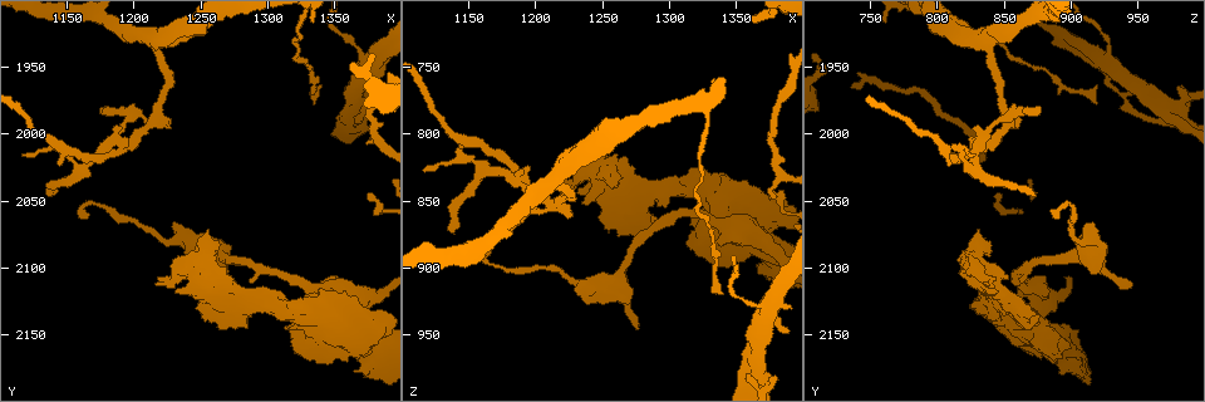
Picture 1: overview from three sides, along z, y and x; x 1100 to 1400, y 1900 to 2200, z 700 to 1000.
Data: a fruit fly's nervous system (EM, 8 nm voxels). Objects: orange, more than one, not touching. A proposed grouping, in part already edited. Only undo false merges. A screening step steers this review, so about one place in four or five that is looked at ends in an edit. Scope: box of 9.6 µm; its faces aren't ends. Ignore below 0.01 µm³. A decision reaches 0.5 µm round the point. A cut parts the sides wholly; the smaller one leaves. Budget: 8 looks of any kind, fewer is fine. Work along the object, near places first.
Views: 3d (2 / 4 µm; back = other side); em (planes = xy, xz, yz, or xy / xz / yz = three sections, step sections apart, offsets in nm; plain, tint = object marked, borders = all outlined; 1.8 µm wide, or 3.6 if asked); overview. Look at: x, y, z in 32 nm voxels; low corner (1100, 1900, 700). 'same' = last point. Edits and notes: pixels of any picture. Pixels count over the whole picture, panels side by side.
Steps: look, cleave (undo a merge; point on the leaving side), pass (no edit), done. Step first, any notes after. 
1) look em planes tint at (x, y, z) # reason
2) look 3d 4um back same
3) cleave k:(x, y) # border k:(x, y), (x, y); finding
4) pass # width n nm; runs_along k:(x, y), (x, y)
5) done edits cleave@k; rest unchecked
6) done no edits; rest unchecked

look em 3.6um planes plain at (1364, 1986, 976) # two arms at a narrow angle

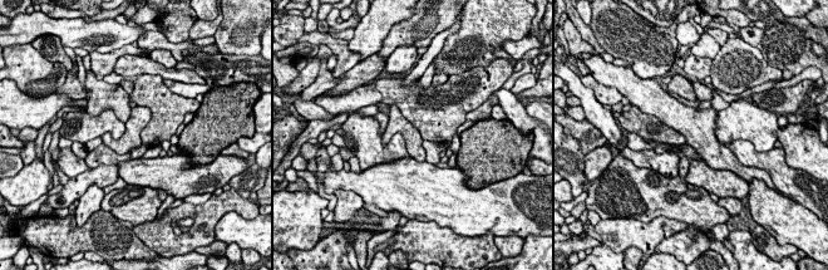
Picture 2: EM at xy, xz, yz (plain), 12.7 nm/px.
look em 3.6um planes tint same # with the object marked

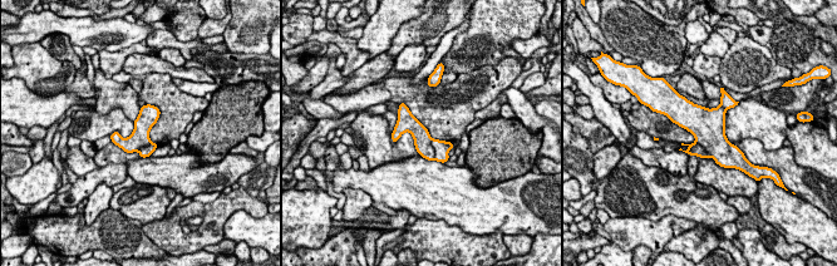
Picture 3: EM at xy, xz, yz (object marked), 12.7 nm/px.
cleave 3:(441, 147) # width 280 nm; border 3:(432, 138), (434, 159); two neurons meet here

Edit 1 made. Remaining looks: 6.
look overview # see it whole again

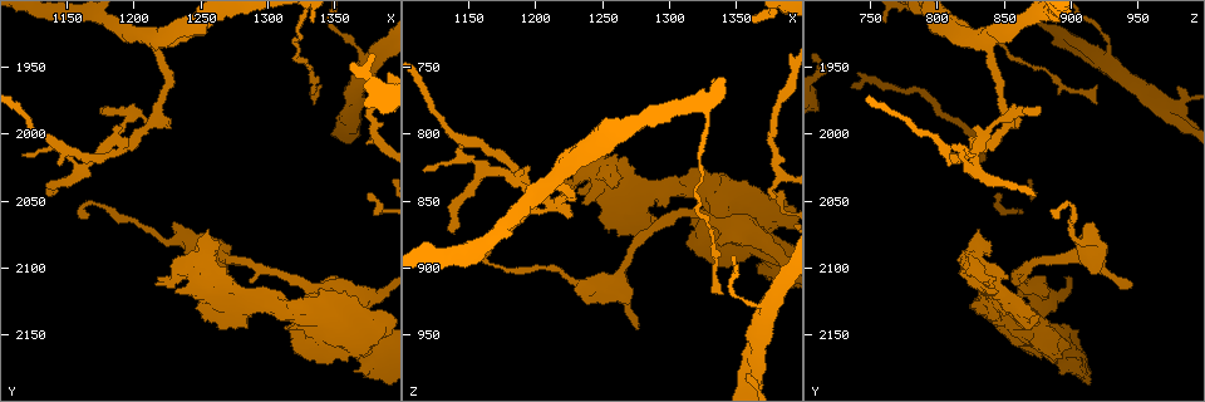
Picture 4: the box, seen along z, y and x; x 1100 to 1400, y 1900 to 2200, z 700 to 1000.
look 3d 2um at (1274, 2126, 854) # sudden change in width

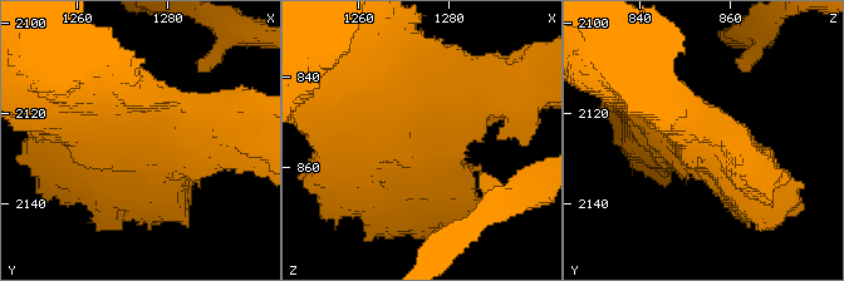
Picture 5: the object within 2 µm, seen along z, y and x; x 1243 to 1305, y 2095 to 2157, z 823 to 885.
look em planes tint at (1274, 2127, 853) # shape alone is not enough

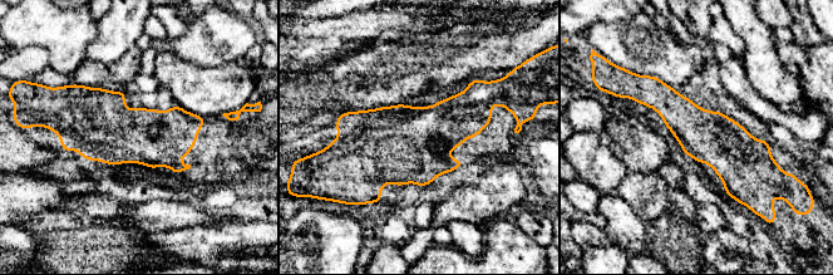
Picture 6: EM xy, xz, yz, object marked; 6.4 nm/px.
pass # runs_along 6:(636, 96), (770, 161); one neuron here

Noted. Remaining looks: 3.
look em 3.6um xz step 16 tint at (1360, 2132, 874) # abrupt turn

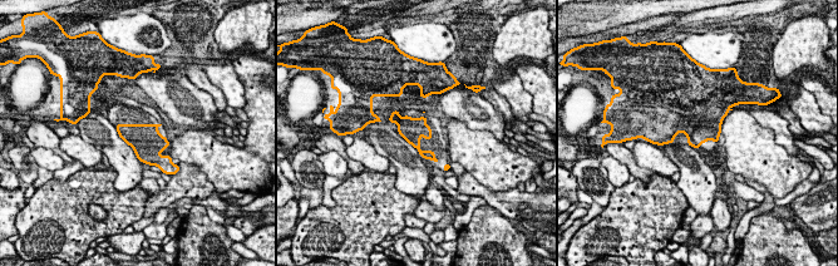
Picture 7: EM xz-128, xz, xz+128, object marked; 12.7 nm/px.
look em 3.6um planes tint same

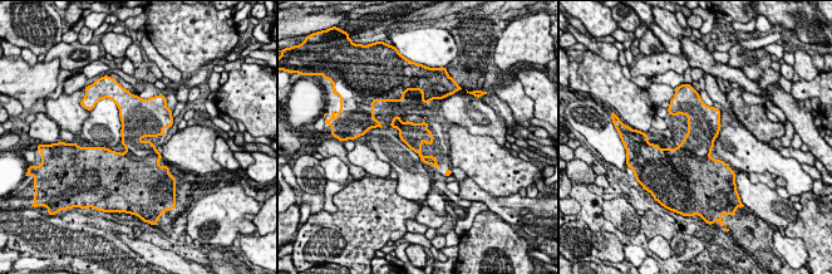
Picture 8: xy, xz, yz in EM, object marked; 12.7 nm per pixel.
pass # continuous, no second neuron

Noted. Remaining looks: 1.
done edits cleave@3; rest unchecked

